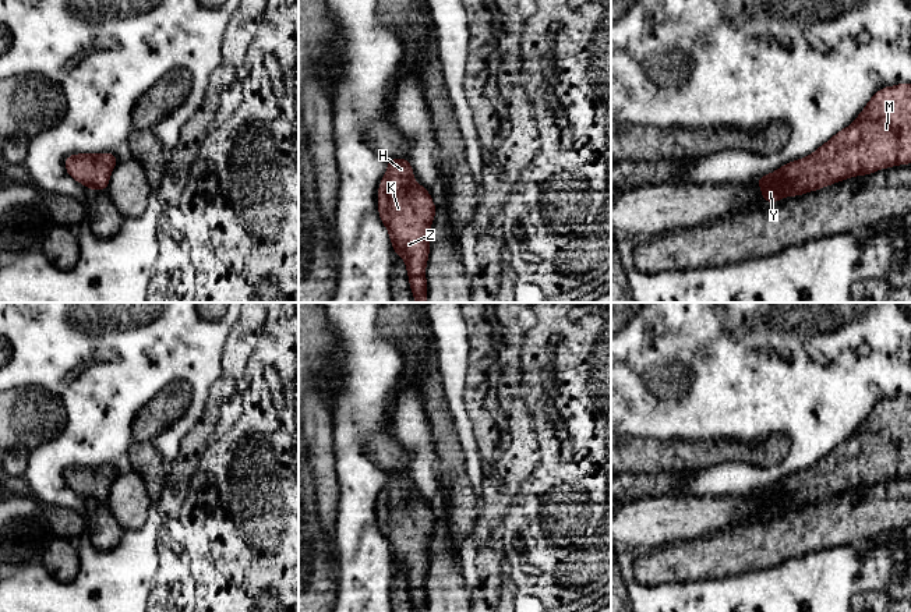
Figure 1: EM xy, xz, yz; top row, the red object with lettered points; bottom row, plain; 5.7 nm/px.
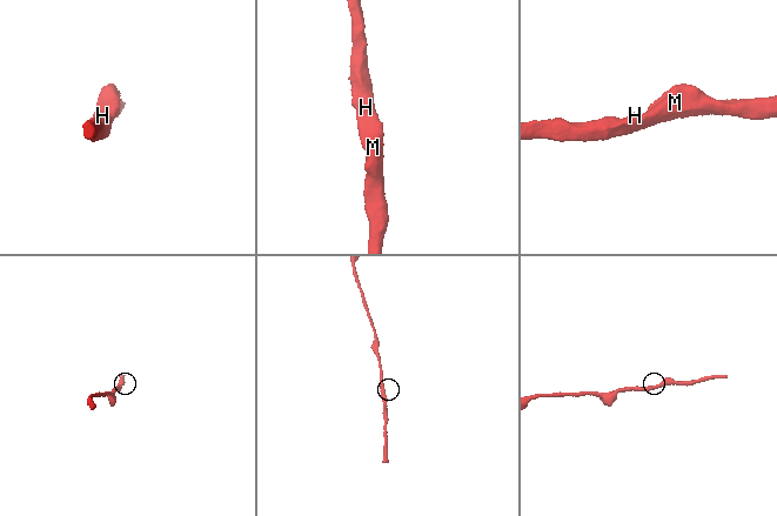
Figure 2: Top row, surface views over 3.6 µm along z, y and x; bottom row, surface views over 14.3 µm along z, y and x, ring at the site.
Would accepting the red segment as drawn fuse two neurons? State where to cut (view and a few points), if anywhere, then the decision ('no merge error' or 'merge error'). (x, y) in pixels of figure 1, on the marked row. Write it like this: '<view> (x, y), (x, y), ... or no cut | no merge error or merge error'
no cut | no merge error

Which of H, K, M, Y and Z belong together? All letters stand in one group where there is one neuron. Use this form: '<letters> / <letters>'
H K M Y Z

